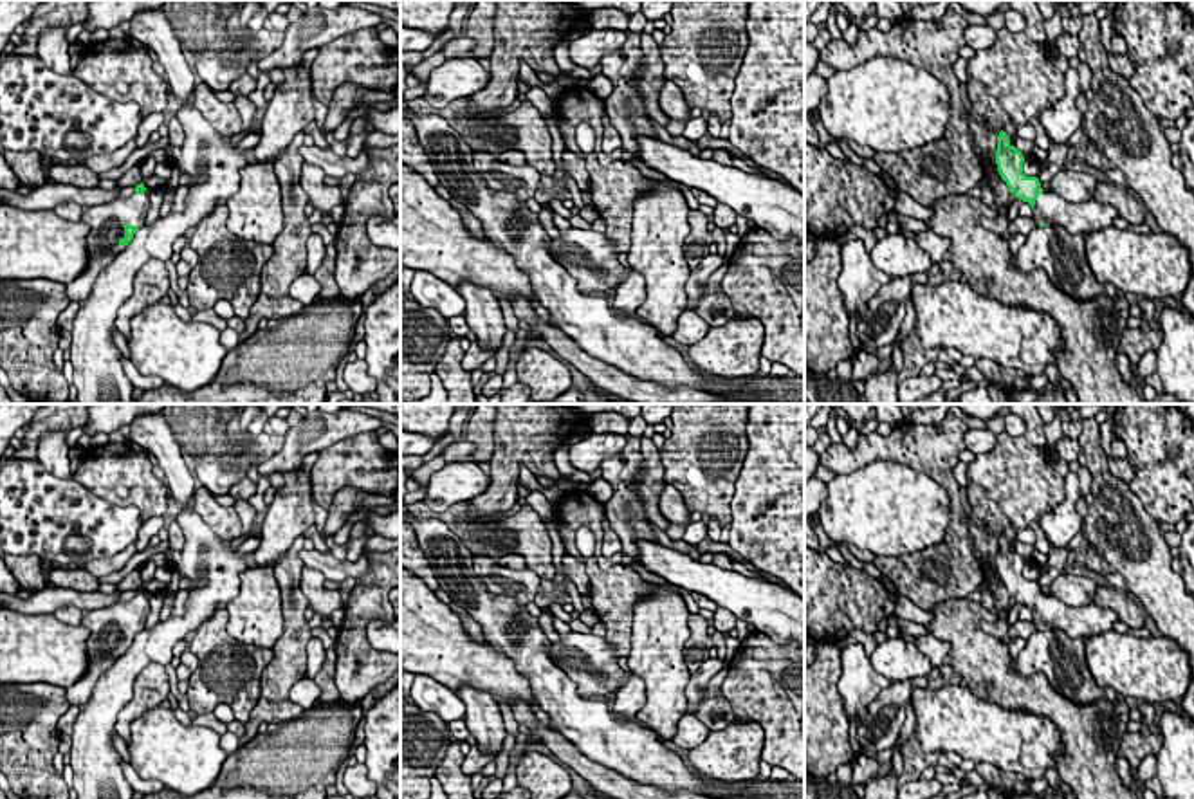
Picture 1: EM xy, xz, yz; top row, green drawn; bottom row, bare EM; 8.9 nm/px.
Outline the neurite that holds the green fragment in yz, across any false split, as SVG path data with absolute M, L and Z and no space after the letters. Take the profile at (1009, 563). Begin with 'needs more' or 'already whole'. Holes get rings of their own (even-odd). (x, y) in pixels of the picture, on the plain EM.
needs more; M1006 536L997 539L996 568L1001 583L1015 602L1028 606L1037 631L1062 629L1070 638L1093 637L1113 629L1118 615L1097 604L1068 606L1053 595L1042 593L1037 581L1023 577L1023 557L1010 548Z

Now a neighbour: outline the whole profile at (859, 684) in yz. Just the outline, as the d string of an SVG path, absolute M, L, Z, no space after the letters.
M848 644L840 649L842 675L837 682L839 694L850 720L860 723L868 705L891 685L869 662L862 644Z

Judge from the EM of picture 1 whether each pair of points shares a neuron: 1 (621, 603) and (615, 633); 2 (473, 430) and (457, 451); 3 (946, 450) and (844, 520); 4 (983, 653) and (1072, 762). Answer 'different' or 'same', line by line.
1: same
2: different
3: different
4: same

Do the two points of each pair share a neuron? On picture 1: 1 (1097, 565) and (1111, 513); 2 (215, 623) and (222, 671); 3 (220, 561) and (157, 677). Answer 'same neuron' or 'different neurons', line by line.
1: different neurons
2: same neuron
3: different neurons

